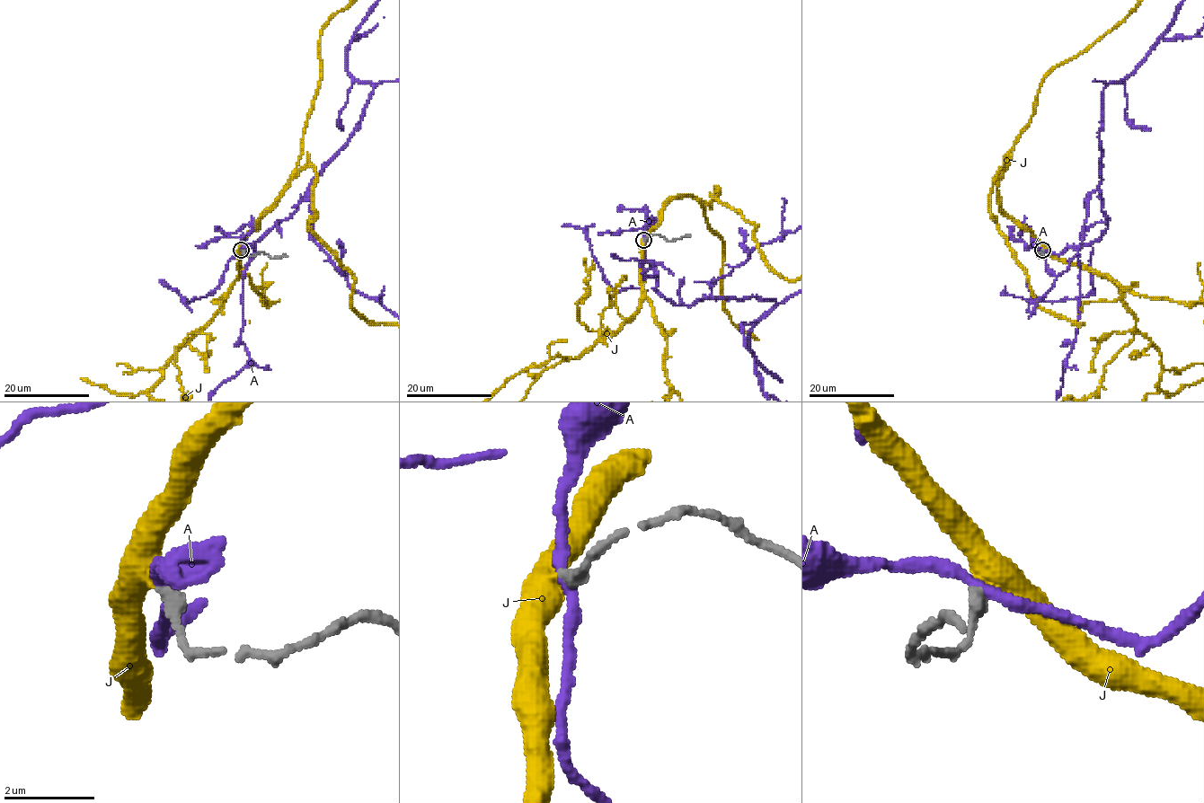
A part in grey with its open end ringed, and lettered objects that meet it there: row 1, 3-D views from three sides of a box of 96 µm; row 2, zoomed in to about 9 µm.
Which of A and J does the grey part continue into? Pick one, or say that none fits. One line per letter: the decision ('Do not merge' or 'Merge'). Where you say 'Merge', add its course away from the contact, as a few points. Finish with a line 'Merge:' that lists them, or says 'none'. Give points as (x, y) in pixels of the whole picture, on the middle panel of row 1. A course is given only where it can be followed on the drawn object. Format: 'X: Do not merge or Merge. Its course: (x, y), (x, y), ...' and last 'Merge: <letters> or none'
A: Do not merge
J: Merge
Merge: J

